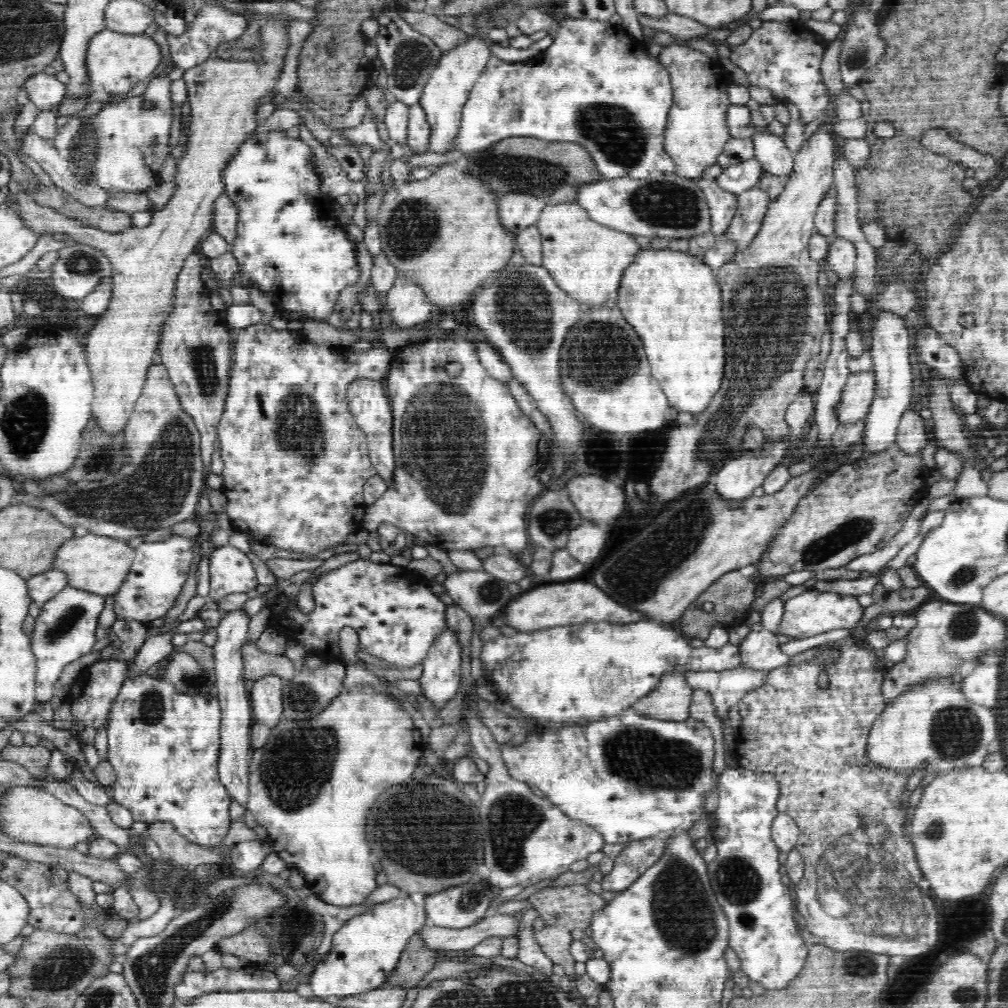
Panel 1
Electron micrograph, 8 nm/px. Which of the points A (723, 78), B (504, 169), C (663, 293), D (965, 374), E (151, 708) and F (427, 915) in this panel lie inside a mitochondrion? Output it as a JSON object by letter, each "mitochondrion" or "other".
{"A":"other","B":"mitochondrion","C":"other","D":"other","E":"mitochondrion","F":"other"}

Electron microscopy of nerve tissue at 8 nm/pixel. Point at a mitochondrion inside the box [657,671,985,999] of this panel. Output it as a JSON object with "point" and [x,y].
{"point":[864,862]}

